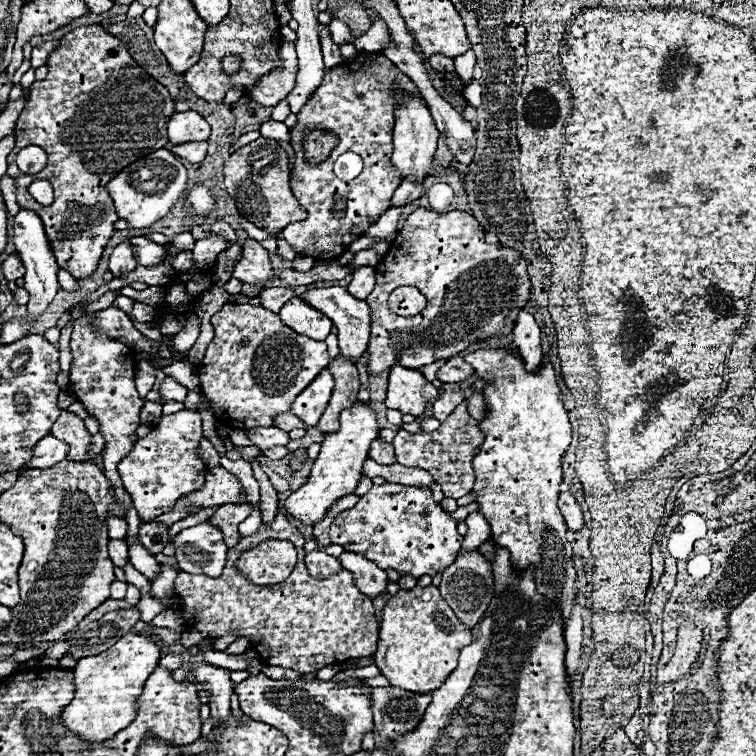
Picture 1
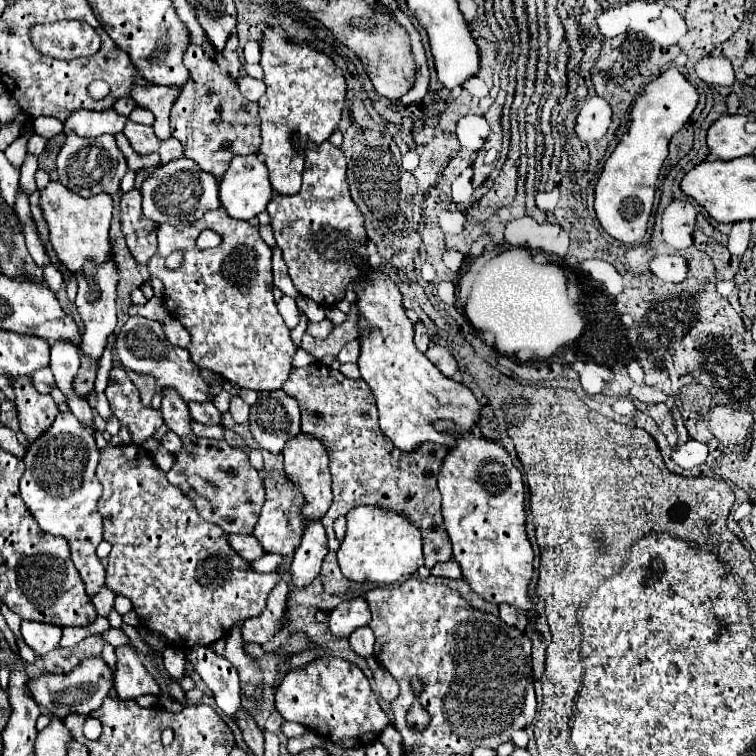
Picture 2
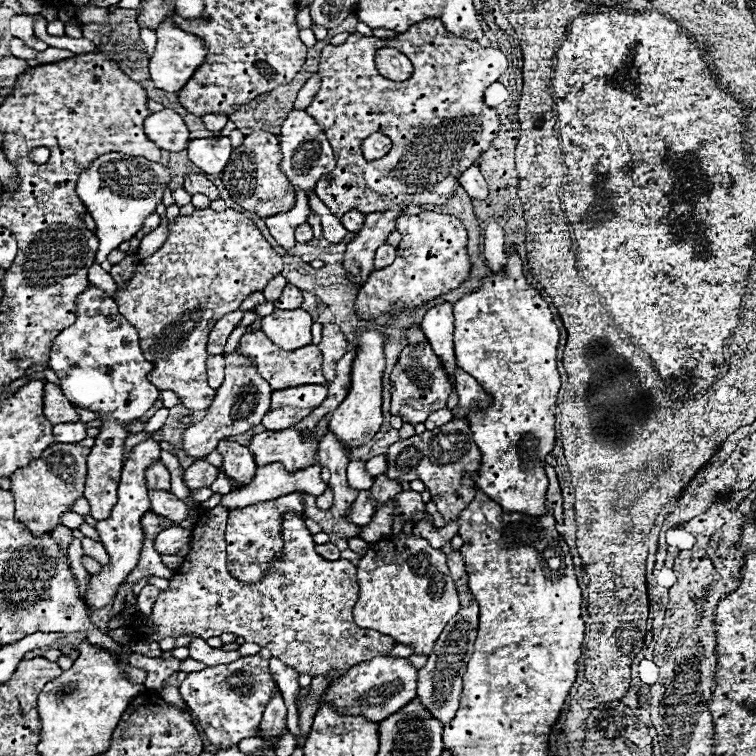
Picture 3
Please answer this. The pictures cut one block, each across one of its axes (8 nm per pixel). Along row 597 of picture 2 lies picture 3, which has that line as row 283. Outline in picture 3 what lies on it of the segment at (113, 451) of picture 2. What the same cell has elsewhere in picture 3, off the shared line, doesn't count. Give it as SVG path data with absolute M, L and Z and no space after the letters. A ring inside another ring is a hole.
M196 208L190 216L178 216L176 220L166 222L166 226L168 238L162 248L138 262L136 272L126 282L126 286L116 288L114 300L120 308L120 314L138 330L144 358L154 366L148 374L148 380L158 390L172 390L180 398L182 406L198 412L206 410L214 398L214 388L208 386L204 368L208 356L206 342L212 326L222 316L238 310L248 294L262 292L266 284L282 272L284 264L282 258L264 240L256 224L234 208L226 208L224 212Z

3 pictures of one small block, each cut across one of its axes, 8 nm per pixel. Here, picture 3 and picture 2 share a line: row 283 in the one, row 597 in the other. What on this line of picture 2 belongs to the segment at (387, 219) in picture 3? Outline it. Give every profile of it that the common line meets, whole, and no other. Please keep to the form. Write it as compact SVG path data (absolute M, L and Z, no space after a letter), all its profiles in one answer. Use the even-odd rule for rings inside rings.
M356 596L354 600L338 604L328 618L330 632L336 636L350 636L356 628L366 626L368 622L370 622L370 608L364 596Z

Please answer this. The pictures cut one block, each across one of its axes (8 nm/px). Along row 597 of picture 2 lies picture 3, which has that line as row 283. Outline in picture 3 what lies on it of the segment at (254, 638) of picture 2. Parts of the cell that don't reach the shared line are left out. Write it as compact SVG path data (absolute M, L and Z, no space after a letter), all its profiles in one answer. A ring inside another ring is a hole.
M276 276L274 280L270 280L270 284L264 288L264 296L266 296L266 300L268 300L268 302L276 302L278 296L282 294L282 288L284 288L286 284L288 284L288 282L286 282L284 276Z

